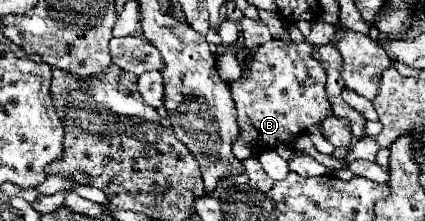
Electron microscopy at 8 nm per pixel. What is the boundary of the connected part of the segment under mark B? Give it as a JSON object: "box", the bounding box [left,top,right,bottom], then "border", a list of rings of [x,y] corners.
{"box":[231,40,333,160],"border":[[[269,40],[251,54],[249,76],[231,82],[231,94],[237,106],[239,136],[233,142],[233,154],[245,160],[257,152],[273,150],[281,144],[307,132],[309,126],[319,126],[333,114],[331,102],[325,94],[323,64],[313,58],[313,44]]]}

